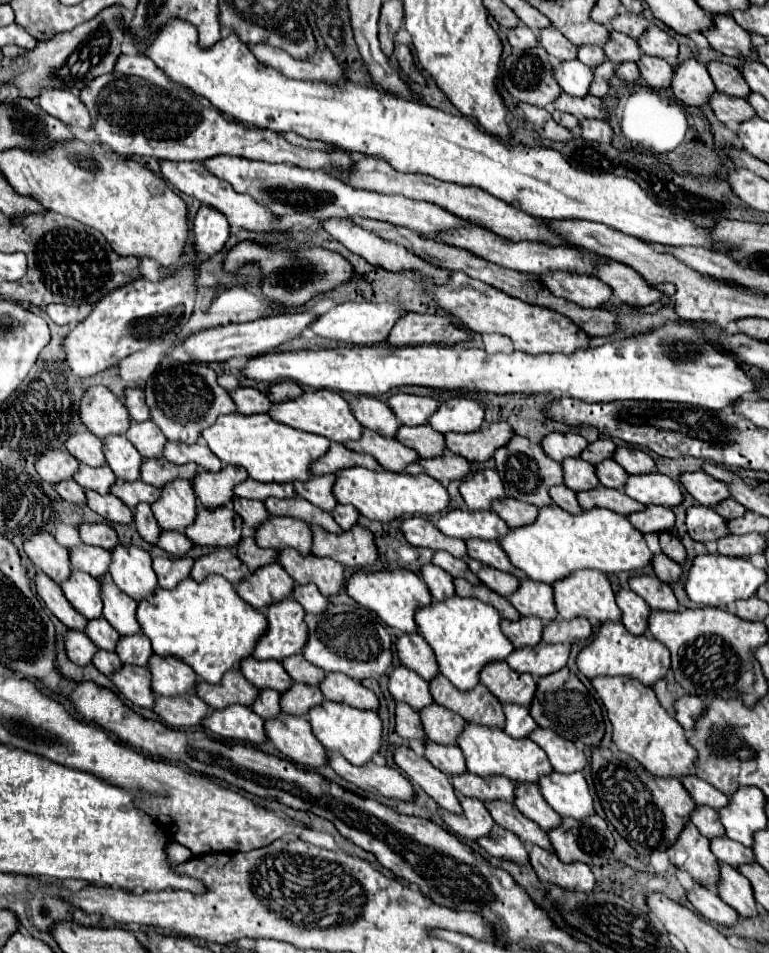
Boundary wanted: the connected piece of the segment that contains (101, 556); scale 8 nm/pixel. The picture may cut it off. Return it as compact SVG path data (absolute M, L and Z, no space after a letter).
M78 545L70 549L70 563L76 571L86 571L92 577L102 577L110 567L110 551L96 545Z

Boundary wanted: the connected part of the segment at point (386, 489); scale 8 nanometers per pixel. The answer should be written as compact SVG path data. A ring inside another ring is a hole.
M346 467L336 473L334 481L334 499L344 505L354 505L360 515L388 523L396 517L412 517L412 515L436 515L448 509L450 497L442 483L432 479L430 475L406 475L392 473L386 469L362 469L362 467Z

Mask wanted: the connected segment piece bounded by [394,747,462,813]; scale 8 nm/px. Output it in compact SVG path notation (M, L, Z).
M396 747L394 763L418 787L422 787L440 807L444 807L446 811L454 811L454 813L462 811L450 779L444 773L440 773L430 761L426 761L424 757L418 757L410 747Z

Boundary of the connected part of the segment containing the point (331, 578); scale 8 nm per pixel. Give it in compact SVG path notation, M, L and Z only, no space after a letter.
M292 547L278 549L278 563L296 583L314 583L322 595L330 597L342 589L344 567L332 559L302 555Z

